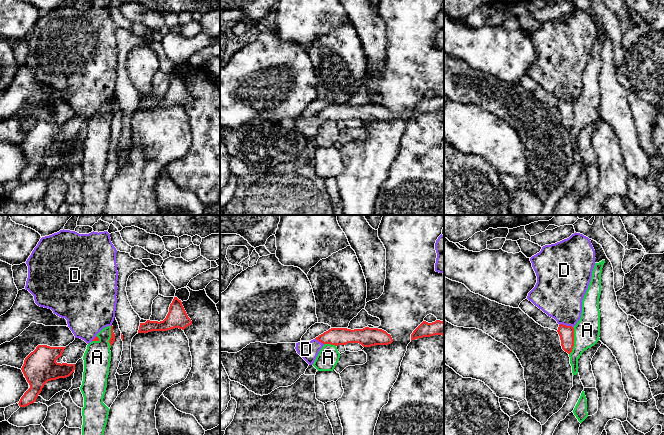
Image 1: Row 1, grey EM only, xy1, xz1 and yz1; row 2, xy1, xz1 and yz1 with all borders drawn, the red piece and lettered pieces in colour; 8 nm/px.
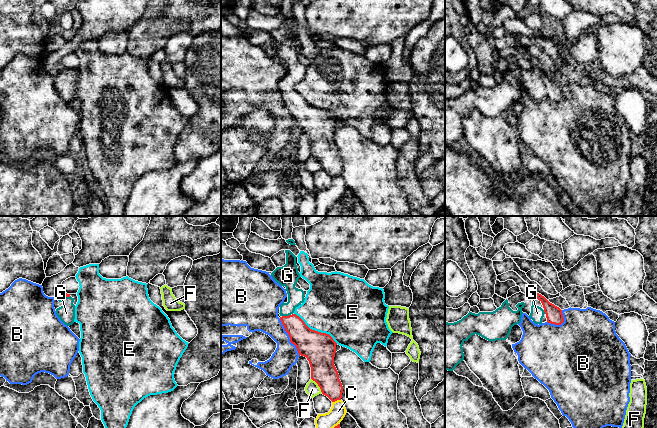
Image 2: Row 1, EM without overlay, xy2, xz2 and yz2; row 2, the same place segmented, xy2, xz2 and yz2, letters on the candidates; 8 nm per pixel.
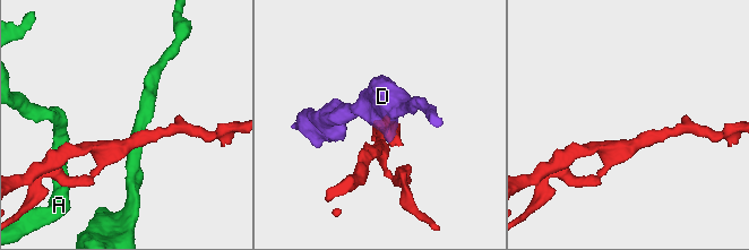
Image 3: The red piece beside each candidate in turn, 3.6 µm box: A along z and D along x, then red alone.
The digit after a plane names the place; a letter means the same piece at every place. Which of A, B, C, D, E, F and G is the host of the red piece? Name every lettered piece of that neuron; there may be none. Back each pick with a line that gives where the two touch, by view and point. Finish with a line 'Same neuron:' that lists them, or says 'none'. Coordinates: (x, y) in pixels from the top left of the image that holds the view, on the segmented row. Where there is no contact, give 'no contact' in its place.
G: xz2 (286, 316)
Same neuron: G

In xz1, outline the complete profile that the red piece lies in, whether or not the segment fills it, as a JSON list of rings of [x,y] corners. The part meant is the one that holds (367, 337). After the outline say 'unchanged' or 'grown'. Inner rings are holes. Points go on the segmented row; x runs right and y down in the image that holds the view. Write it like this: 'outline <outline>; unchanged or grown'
outline [[[365,327],[363,329],[331,328],[315,338],[323,344],[346,345],[359,343],[363,347],[388,345],[393,342],[390,334],[378,328]]]; unchanged

